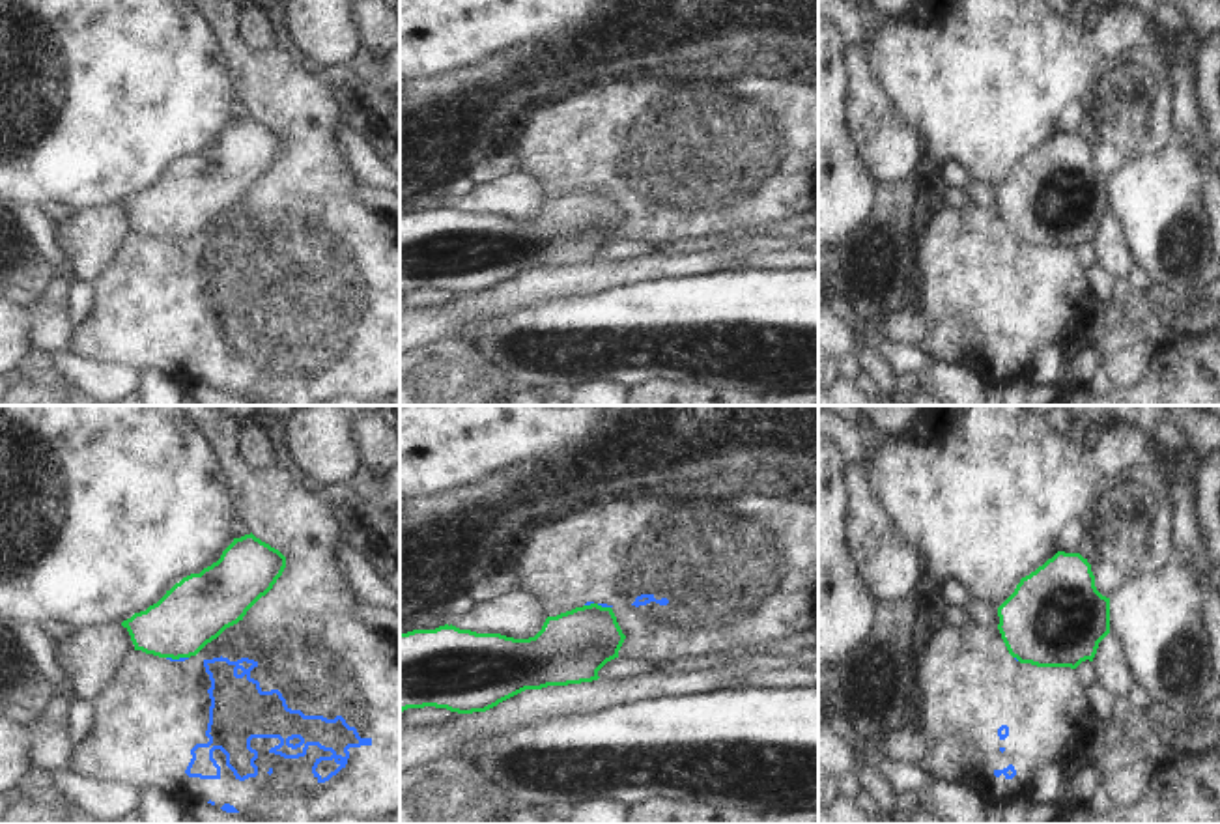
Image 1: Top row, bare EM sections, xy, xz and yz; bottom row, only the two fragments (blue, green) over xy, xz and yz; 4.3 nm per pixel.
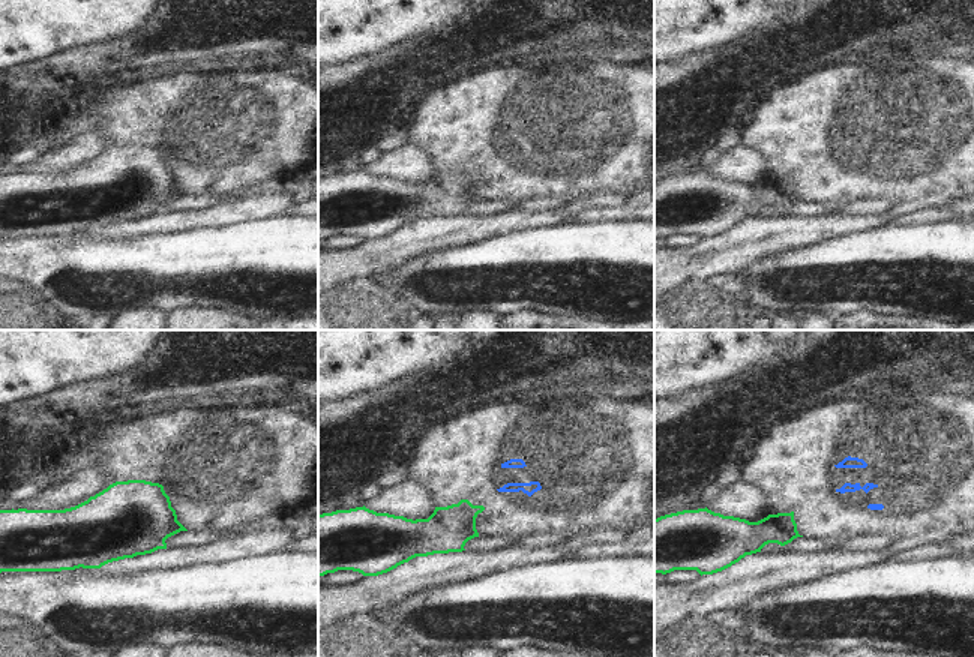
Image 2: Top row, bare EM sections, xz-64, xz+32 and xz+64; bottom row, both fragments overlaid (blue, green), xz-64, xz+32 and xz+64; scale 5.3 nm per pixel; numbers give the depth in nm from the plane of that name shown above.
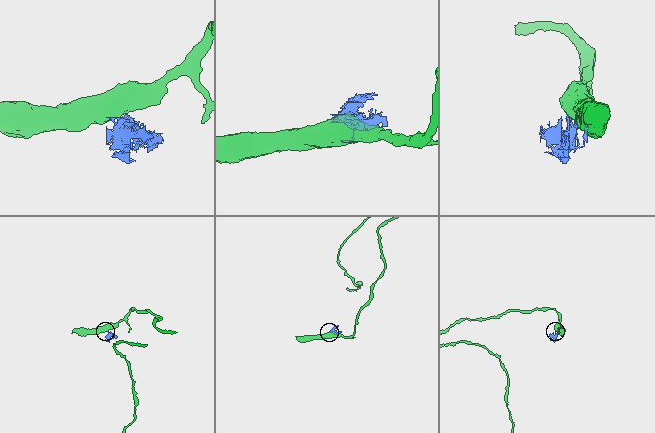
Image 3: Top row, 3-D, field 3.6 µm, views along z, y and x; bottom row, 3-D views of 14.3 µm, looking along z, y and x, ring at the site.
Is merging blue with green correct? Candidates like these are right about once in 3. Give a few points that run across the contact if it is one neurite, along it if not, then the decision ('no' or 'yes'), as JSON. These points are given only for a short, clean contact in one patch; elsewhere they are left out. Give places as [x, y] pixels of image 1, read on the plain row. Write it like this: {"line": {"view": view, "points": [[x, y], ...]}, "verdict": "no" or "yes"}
{"line": {"view": "xy", "points": [[167, 238], [187, 240]]}, "verdict": "no"}

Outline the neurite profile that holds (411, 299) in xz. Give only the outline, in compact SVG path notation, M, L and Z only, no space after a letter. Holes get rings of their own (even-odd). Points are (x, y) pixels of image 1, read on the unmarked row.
M424 288L424 290L407 290L400 293L400 314L417 308L430 308L448 303L454 293L447 290Z

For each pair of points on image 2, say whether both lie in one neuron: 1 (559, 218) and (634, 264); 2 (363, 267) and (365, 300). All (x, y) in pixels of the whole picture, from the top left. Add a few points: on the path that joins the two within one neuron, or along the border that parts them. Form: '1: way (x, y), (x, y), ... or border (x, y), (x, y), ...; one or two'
1: border (565, 222), (530, 228); two
2: border (371, 276), (357, 276), (333, 288); two

